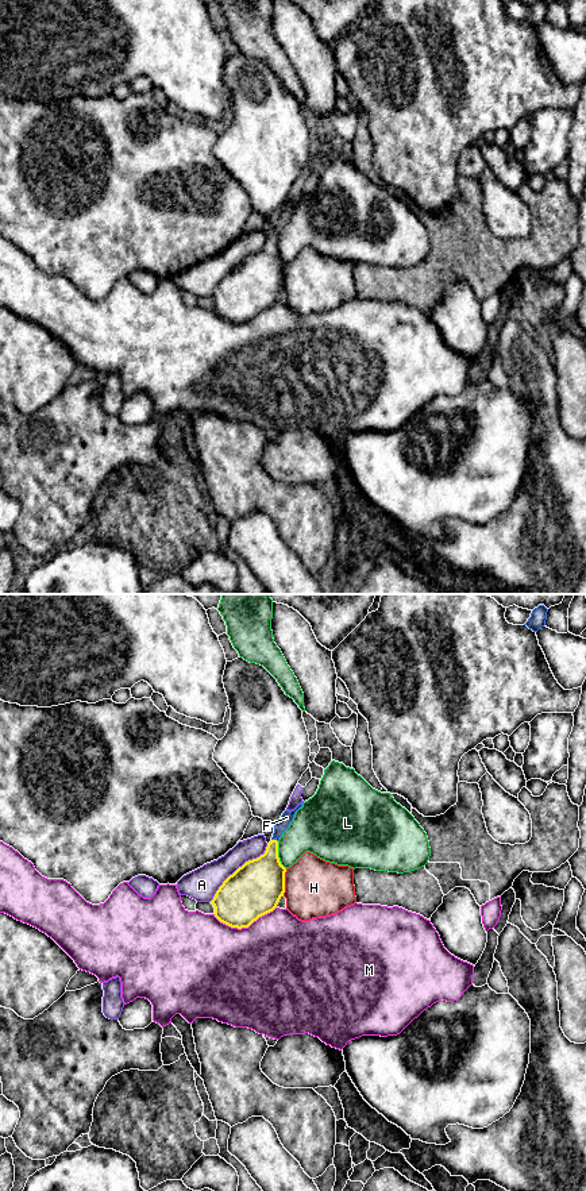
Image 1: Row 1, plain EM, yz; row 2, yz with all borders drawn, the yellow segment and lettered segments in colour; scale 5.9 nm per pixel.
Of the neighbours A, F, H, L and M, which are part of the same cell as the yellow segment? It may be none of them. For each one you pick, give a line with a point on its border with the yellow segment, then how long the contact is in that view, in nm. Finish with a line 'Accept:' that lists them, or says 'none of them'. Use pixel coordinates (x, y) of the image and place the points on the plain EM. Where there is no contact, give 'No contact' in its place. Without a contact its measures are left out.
Accept: none of them

